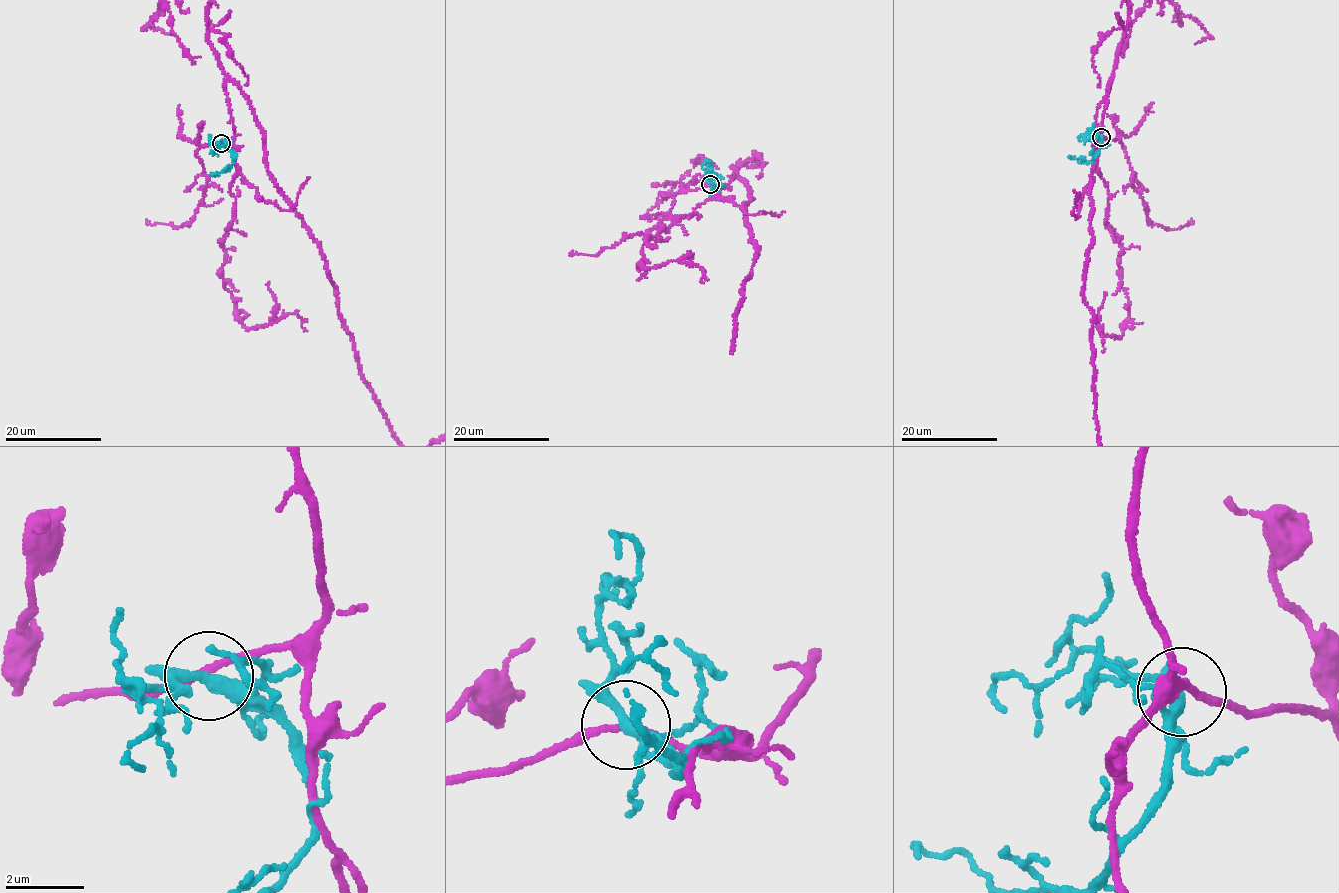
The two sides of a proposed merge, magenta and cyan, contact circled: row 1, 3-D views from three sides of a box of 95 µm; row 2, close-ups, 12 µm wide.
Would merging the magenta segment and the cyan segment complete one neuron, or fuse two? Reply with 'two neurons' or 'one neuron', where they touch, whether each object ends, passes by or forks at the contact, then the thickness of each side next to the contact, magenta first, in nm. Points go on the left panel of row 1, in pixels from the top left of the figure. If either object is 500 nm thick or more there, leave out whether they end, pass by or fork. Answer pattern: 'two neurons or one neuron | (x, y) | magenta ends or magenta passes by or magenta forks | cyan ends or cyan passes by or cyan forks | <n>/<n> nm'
two neurons | (221, 143) | magenta passes by | cyan forks | 150/240 nm

